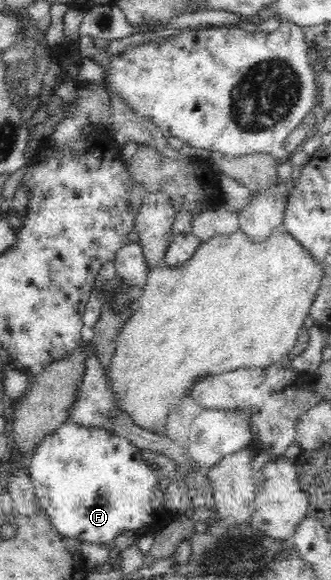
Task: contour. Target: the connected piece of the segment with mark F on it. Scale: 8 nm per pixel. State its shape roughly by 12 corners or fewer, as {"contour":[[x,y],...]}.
{"contour":[[67,422],[29,461],[62,537],[107,545],[173,515],[138,447]]}

